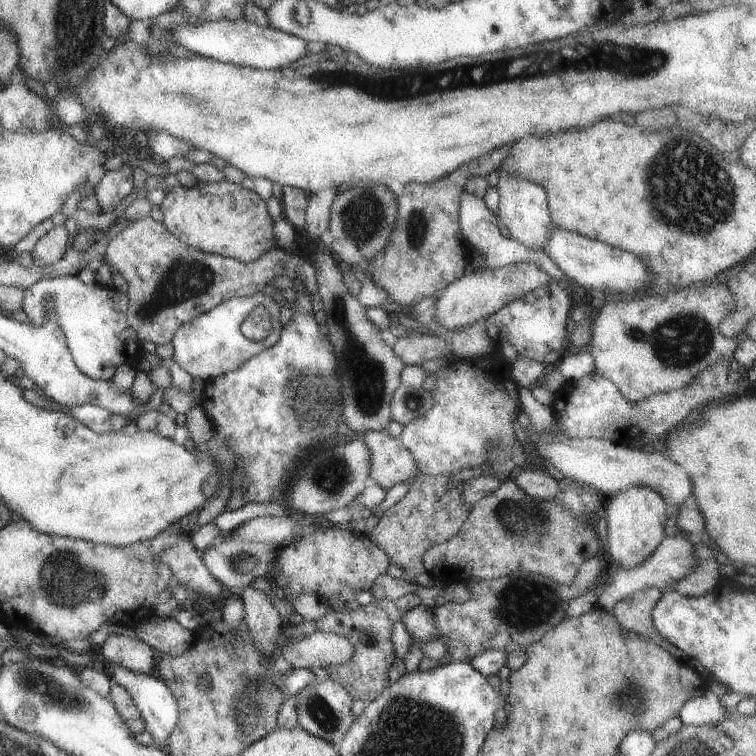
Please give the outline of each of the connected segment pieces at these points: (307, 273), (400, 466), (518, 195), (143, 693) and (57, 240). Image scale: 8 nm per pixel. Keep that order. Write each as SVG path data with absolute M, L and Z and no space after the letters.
M150 216L136 219L125 229L118 232L107 243L104 259L111 268L127 281L128 306L126 309L126 324L135 332L139 341L152 342L154 345L170 343L177 328L189 320L200 316L221 302L232 297L249 297L259 293L269 280L278 276L287 276L293 280L300 278L308 294L317 292L316 269L307 259L289 254L287 250L274 247L264 253L258 260L251 263L218 255L209 255L179 243L166 229L152 220Z
M382 431L361 434L369 454L369 475L372 484L387 490L395 484L415 479L420 471L411 454L397 444L397 438Z
M499 173L499 180L495 184L498 193L498 202L494 211L497 223L509 231L510 239L531 249L542 250L544 240L553 226L551 223L546 193L540 184L516 177L511 173Z
M112 665L108 666L111 674L109 680L112 684L120 685L129 694L133 705L140 713L144 730L149 734L152 741L149 746L161 749L167 738L171 735L178 718L176 701L173 699L171 692L158 679L155 679L151 675L139 675L118 667L113 667Z
M64 224L53 226L48 232L45 232L30 251L31 265L44 266L53 265L64 256L67 247L67 230Z

